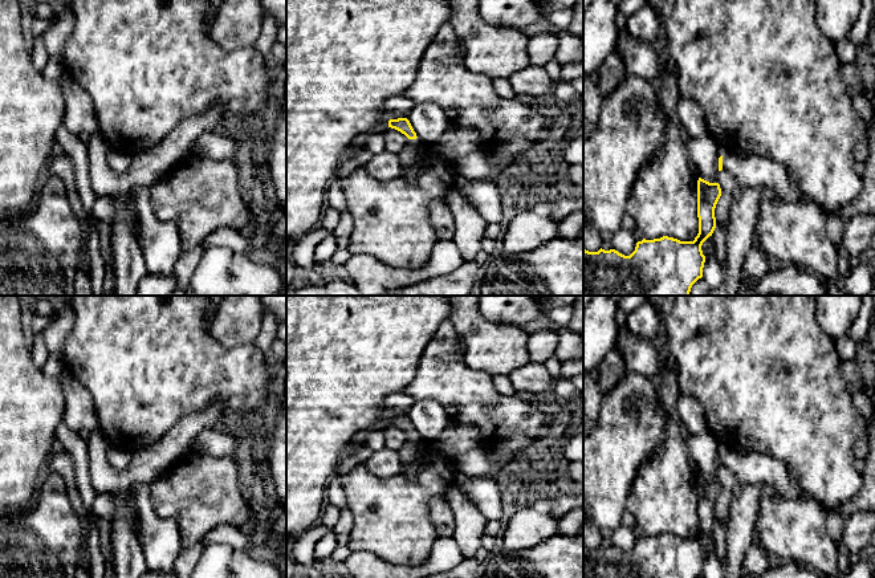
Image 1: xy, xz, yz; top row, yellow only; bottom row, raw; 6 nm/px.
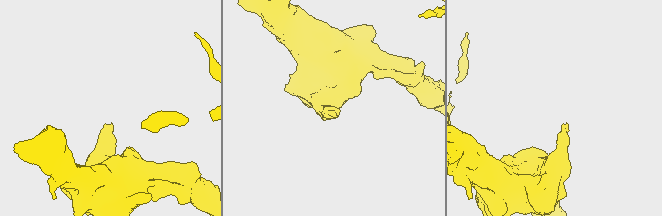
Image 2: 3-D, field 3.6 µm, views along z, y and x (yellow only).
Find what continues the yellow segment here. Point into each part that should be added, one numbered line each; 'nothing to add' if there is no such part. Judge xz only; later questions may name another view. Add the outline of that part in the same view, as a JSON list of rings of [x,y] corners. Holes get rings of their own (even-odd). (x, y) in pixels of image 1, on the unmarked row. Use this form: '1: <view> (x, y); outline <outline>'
1: xz (410, 454); outline [[[410,436],[406,444],[398,451],[402,463],[402,475],[408,480],[415,477],[419,459],[426,448],[426,440],[420,436]]]

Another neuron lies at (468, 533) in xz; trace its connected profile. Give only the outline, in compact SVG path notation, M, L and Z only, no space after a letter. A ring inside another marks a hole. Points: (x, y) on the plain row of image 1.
M455 485L445 491L443 500L451 506L456 520L453 538L464 558L473 558L483 546L488 520Z

